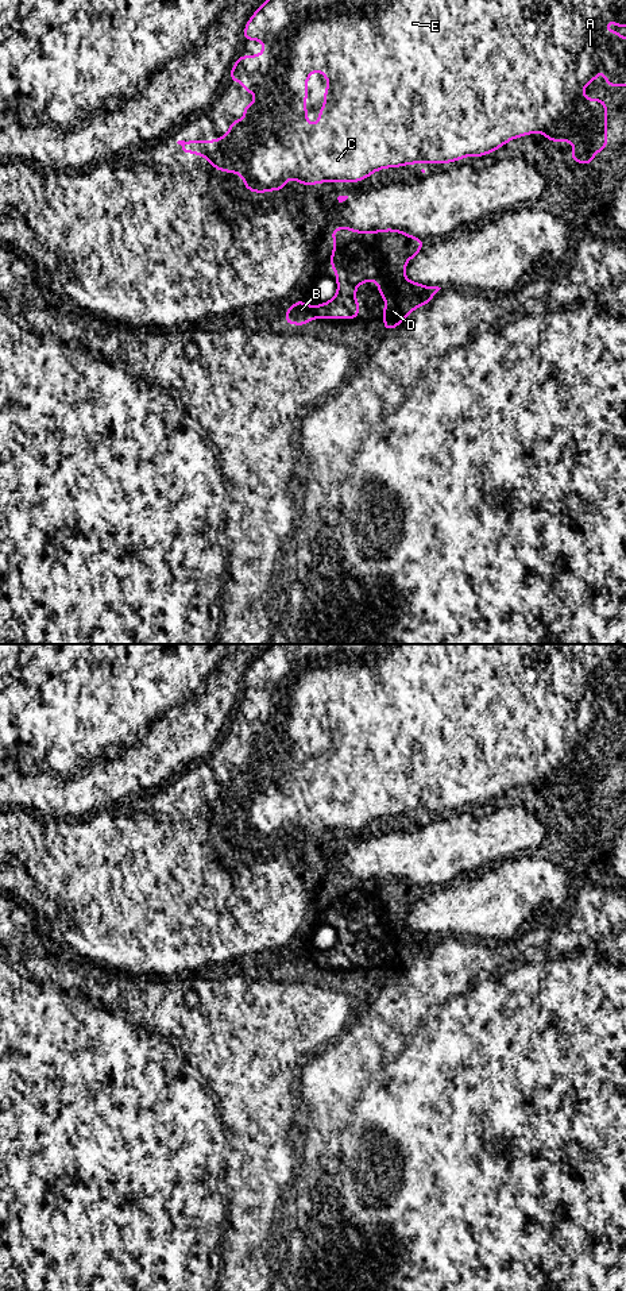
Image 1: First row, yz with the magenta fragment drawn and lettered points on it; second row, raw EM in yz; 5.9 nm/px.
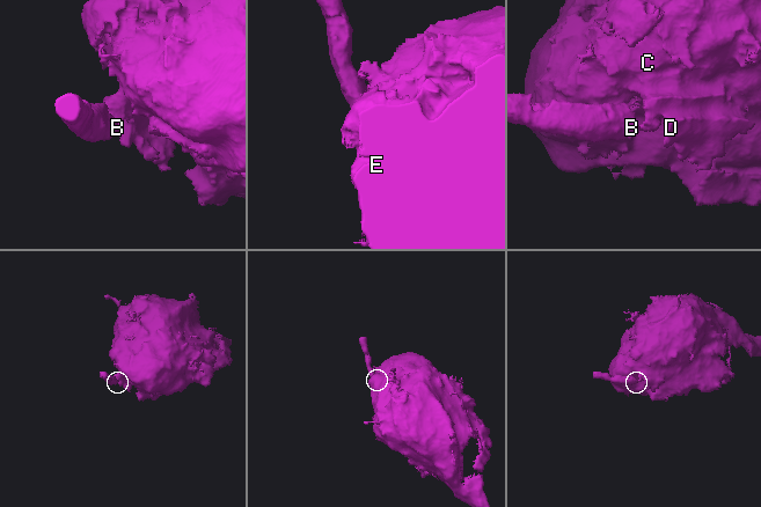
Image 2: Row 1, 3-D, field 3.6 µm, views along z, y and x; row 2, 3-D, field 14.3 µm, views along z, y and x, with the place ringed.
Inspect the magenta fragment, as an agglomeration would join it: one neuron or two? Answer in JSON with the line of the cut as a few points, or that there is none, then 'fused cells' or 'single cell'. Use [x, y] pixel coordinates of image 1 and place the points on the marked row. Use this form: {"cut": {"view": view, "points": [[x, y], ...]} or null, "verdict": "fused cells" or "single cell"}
{"cut": {"view": "yz", "points": [[313, 308], [315, 316]]}, "verdict": "fused cells"}

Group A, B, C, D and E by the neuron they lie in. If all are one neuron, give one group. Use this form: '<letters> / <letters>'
A C D E / B

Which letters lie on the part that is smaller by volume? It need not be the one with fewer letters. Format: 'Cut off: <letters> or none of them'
Cut off: B

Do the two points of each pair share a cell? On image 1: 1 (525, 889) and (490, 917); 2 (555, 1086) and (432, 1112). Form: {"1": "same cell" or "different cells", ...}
{"1": "same cell", "2": "same cell"}

